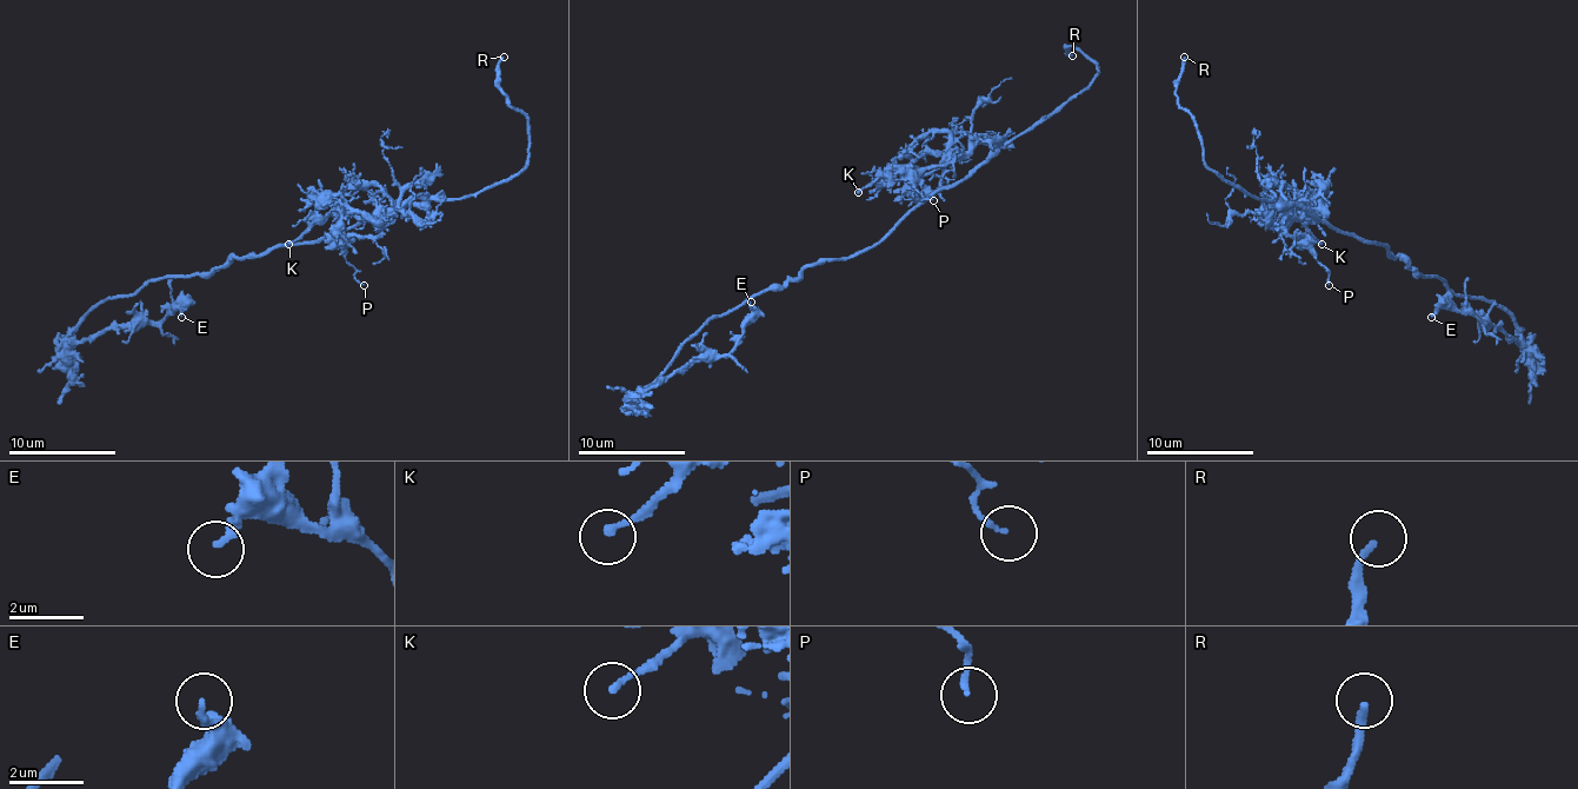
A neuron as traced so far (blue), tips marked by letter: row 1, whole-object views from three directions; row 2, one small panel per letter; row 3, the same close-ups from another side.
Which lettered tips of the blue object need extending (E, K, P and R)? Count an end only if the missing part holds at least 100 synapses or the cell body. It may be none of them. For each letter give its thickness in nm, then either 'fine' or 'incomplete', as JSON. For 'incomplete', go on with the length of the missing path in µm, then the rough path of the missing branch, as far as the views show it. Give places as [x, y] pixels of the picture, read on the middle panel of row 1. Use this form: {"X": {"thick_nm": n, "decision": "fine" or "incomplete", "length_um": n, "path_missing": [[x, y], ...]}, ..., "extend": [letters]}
{"E": {"thick_nm": 200, "decision": "fine"}, "K": {"thick_nm": 180, "decision": "fine"}, "P": {"thick_nm": 140, "decision": "fine"}, "R": {"thick_nm": 200, "decision": "incomplete", "length_um": 25}, "extend": ["R"]}

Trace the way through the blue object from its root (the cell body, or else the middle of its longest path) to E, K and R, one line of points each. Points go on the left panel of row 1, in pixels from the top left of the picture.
E: (284, 247), (106, 298), (74, 338), (154, 325), (177, 309), (185, 309), (181, 317)
K: (284, 247), (321, 241), (420, 199), (367, 218), (332, 210), (288, 244)
R: (284, 247), (313, 244), (412, 204), (464, 199), (506, 183), (527, 159), (527, 118), (498, 84), (504, 57)

